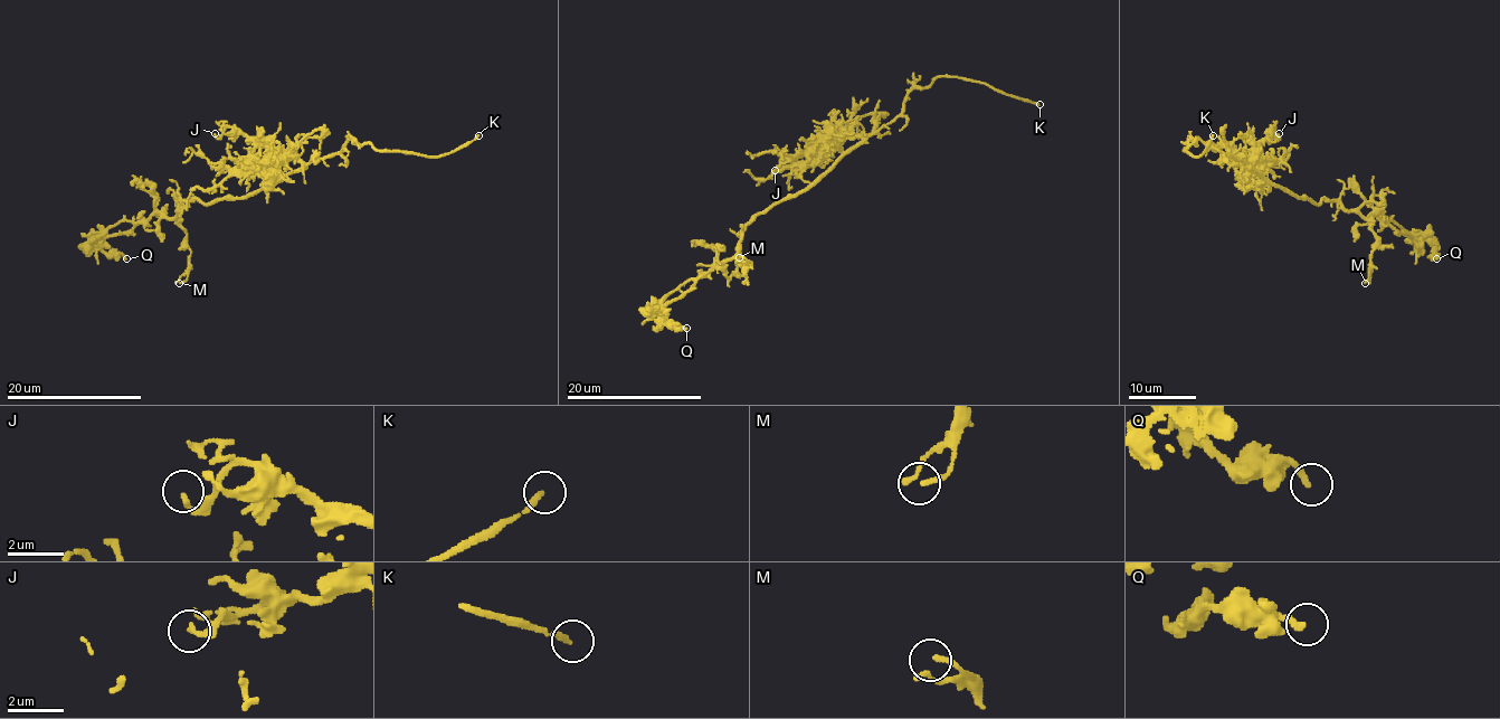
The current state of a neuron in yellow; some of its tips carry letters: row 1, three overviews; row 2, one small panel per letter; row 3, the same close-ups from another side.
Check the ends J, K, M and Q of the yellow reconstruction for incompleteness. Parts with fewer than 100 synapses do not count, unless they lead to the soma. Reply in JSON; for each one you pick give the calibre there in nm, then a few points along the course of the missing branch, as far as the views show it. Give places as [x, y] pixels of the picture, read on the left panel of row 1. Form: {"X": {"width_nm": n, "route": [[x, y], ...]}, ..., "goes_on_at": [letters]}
{"K": {"width_nm": 200}, "goes_on_at": ["K"]}

